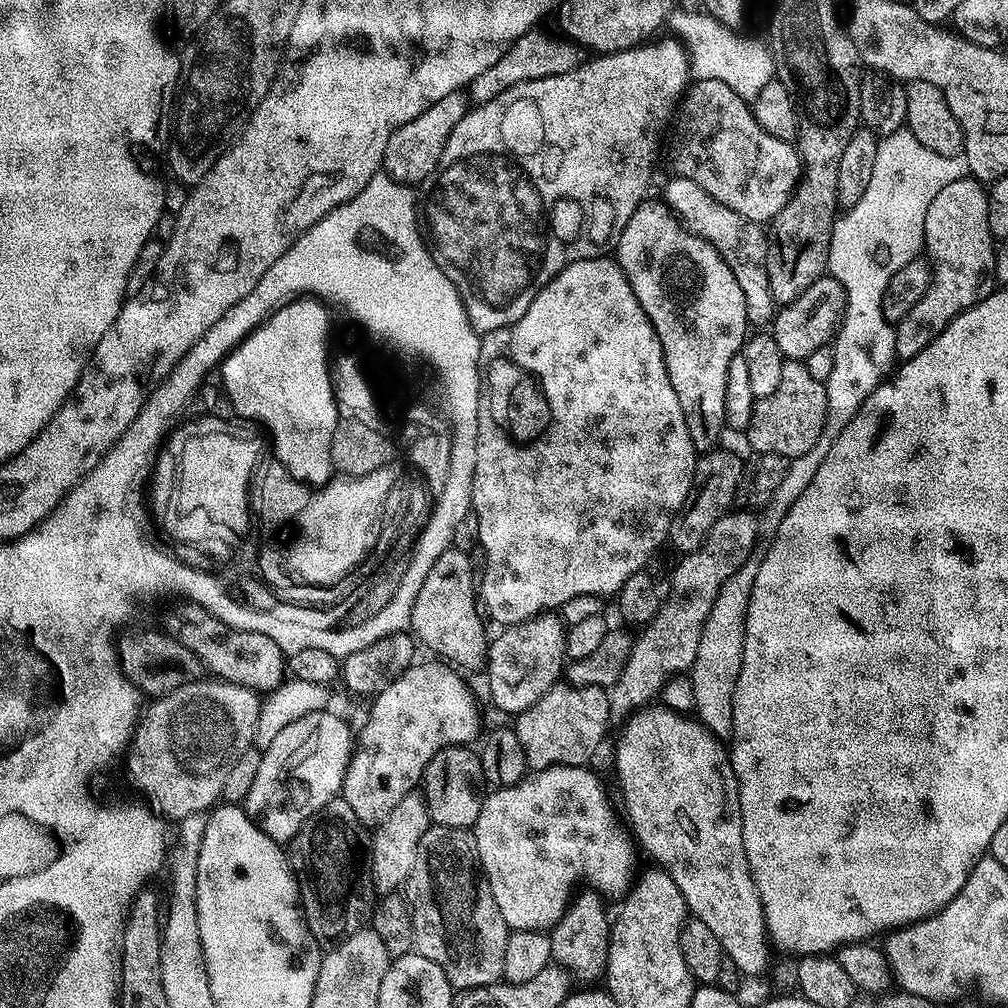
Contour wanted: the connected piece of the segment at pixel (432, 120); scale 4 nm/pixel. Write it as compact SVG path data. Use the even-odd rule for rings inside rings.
M463 91L446 94L446 98L438 98L414 122L406 122L406 126L398 126L394 134L386 142L386 154L382 165L383 175L399 184L418 186L438 166L438 158L442 158L442 150L446 146L446 138L450 138L450 130L462 122L467 115L470 104Z

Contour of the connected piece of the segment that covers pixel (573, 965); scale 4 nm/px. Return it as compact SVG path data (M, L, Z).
M586 890L582 896L577 895L568 905L568 910L555 928L551 929L552 958L573 981L581 980L581 985L592 986L596 979L603 977L608 971L608 933L610 931L610 916L604 913L605 901L594 890Z

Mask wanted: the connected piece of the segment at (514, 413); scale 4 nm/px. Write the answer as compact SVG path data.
M601 258L598 260L575 260L573 264L567 264L556 277L547 284L530 302L530 310L518 318L509 328L499 328L493 332L483 333L480 342L480 357L478 358L480 367L480 405L478 406L478 455L474 462L474 490L472 491L472 511L478 518L478 543L486 550L486 570L482 577L482 584L478 589L479 599L482 601L482 608L489 617L500 623L500 626L509 624L521 624L530 618L547 613L549 610L559 610L563 604L570 602L570 598L578 598L578 594L594 594L595 596L611 597L610 594L619 593L620 587L626 582L626 578L635 576L637 572L645 571L648 559L659 550L668 540L668 531L674 522L674 518L682 510L686 498L692 489L694 482L694 470L698 453L692 444L690 430L686 430L686 418L682 414L682 405L678 402L678 394L674 394L674 386L670 386L670 374L666 374L666 362L664 361L664 351L658 342L658 334L646 318L646 310L634 298L634 290L630 290L630 282L626 282L626 274L622 274L619 264L612 258Z

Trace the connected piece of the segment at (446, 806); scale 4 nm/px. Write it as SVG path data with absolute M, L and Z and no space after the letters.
M459 744L438 750L438 754L434 754L434 758L430 758L426 766L422 790L432 824L472 828L482 810L486 795L486 781L479 755L471 747Z

